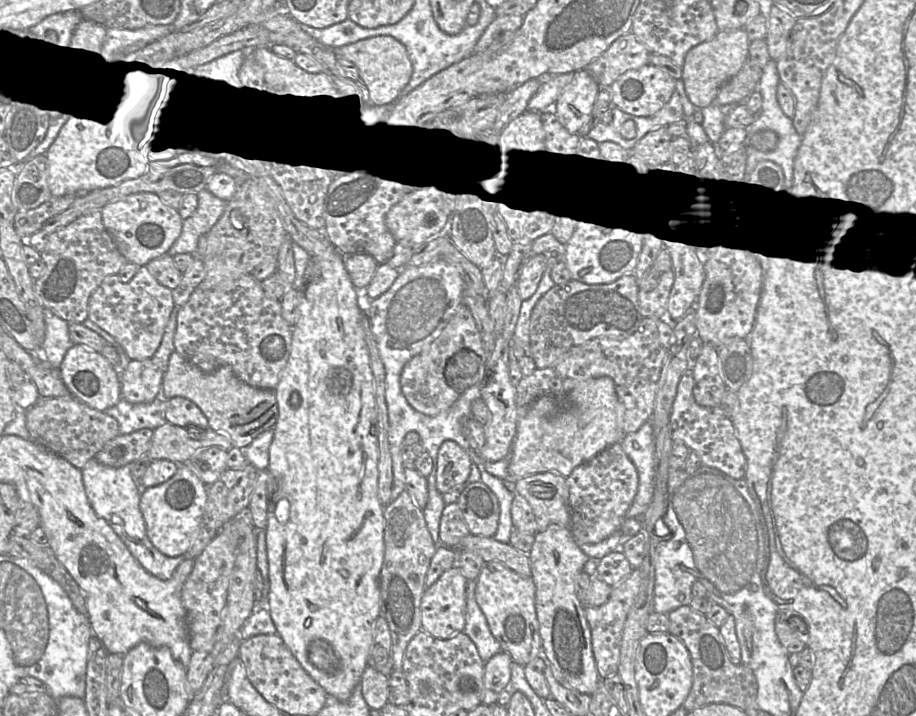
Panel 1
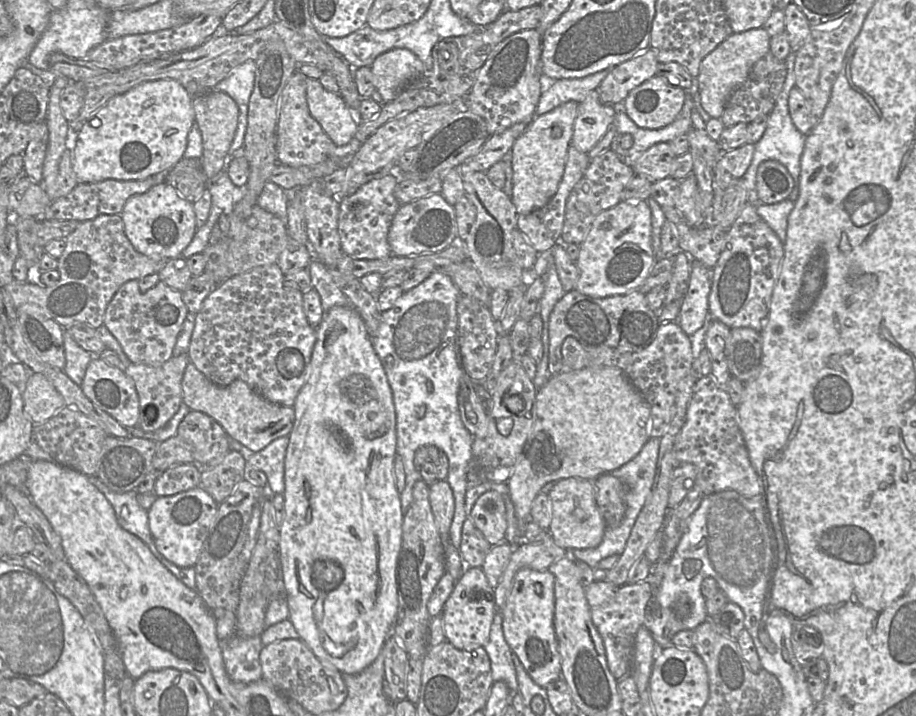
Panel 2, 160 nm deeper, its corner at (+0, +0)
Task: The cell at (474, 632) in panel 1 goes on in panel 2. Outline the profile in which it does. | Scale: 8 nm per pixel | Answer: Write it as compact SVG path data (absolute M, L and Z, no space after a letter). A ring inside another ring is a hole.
M499 612L494 617L489 639L483 648L490 659L494 682L505 682L510 690L510 696L518 693L517 675L512 658L514 653L504 638L502 617Z

